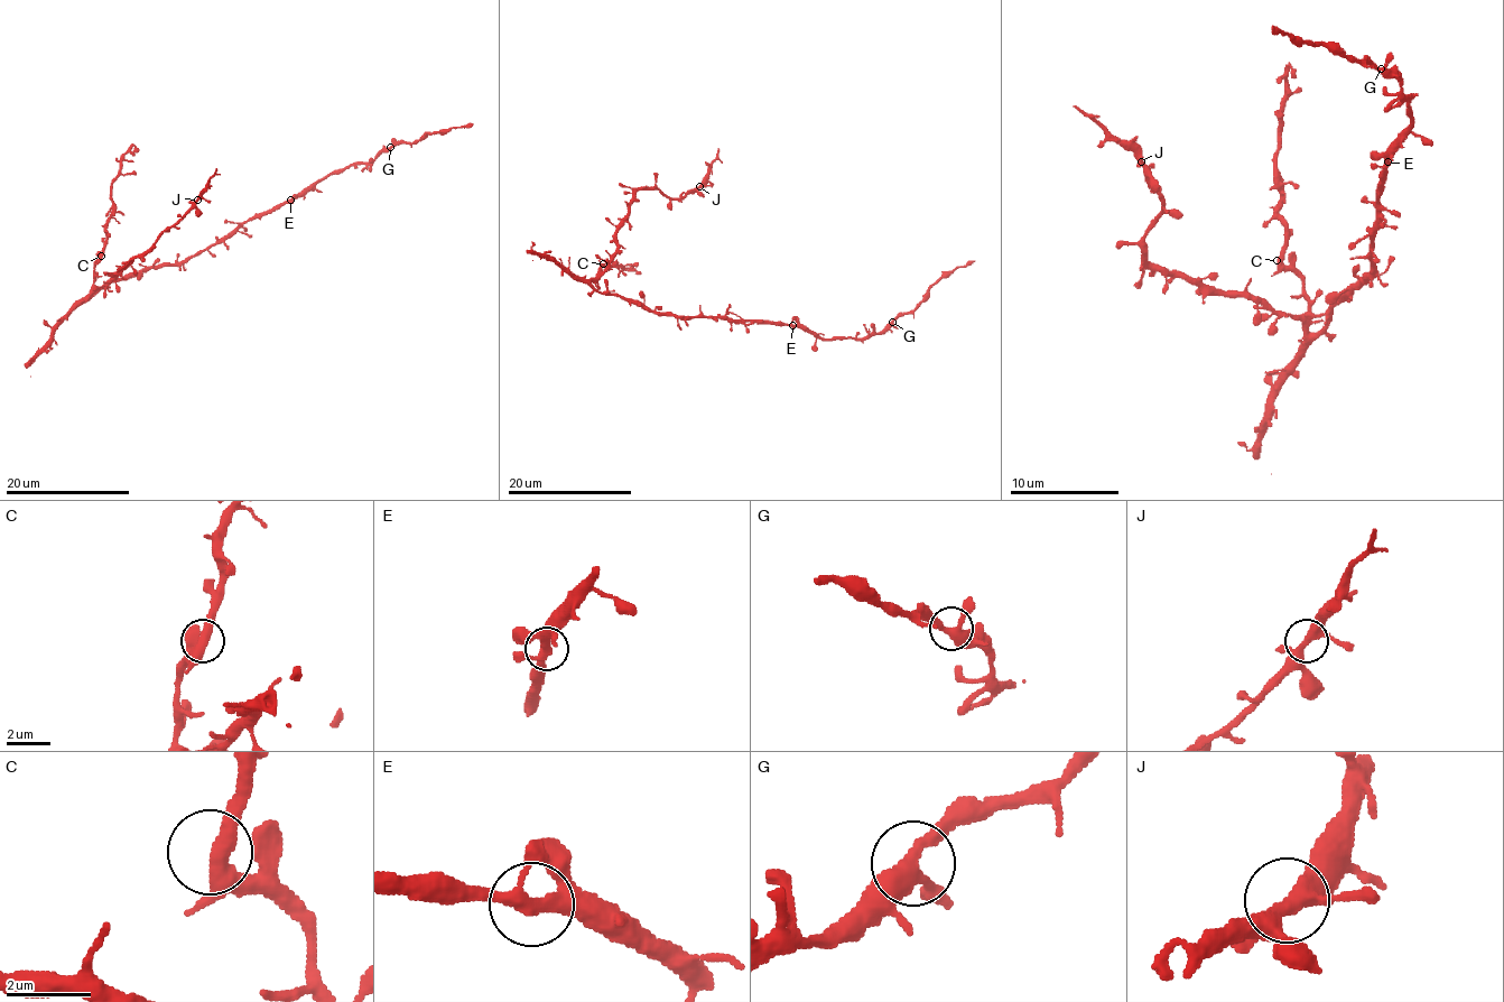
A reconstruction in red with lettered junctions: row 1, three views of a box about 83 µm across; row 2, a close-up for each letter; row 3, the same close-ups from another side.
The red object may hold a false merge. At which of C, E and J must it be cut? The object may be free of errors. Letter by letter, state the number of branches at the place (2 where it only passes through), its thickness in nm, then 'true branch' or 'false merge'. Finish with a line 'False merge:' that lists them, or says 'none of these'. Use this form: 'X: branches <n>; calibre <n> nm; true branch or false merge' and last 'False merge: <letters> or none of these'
C: branches 3; calibre 340 nm; true branch
E: branches 3; calibre 320 nm; true branch
J: branches 3; calibre 340 nm; true branch
False merge: none of these

